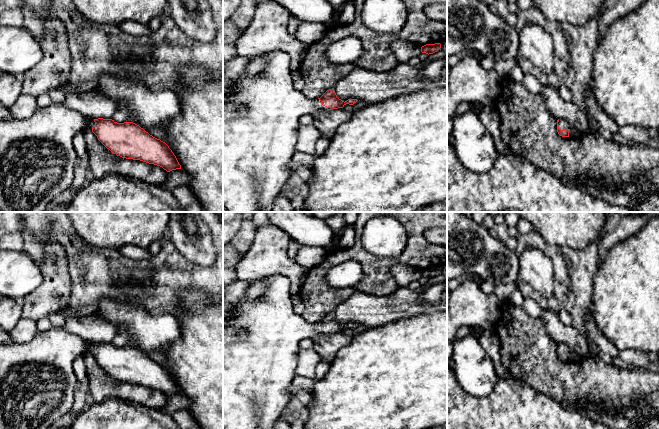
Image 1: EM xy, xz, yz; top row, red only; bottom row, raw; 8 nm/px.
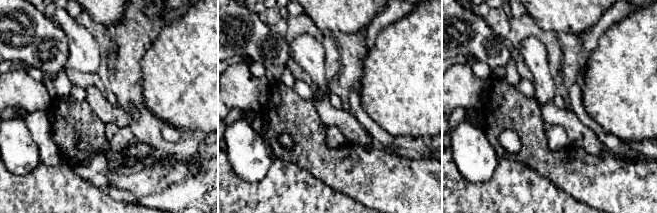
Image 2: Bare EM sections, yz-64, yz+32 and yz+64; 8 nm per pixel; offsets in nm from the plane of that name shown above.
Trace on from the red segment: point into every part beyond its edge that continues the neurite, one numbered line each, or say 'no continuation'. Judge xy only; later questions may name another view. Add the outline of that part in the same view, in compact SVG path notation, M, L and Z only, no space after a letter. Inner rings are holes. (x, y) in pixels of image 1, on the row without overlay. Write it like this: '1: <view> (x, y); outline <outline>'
1: xy (37, 381); outline M60 326L37 333L29 343L0 344L0 429L49 429L56 420L69 413L74 404L74 390L78 383L73 370L73 362L78 356L83 356L87 351L92 352L94 349L93 343L83 340Z

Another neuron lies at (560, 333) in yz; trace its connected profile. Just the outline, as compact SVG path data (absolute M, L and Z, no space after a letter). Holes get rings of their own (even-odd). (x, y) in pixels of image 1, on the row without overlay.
M549 308L542 309L541 320L545 324L547 333L556 343L565 343L570 350L582 358L595 358L589 349L585 336L572 325L565 325L561 322L559 314Z

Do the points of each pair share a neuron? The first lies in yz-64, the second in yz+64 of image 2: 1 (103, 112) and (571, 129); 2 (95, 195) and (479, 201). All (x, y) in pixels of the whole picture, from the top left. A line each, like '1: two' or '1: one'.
1: one
2: one

